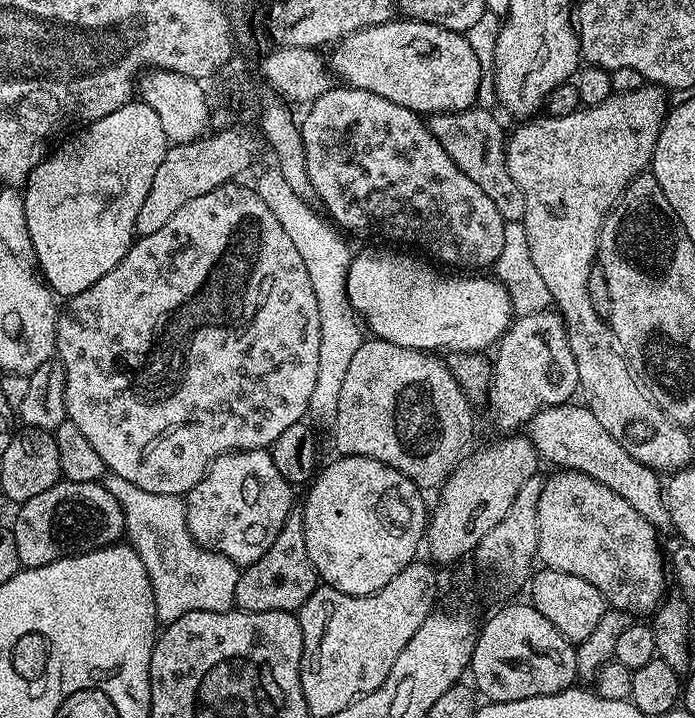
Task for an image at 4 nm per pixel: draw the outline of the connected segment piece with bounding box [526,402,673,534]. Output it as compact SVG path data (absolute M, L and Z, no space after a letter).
M569 402L543 408L528 421L526 435L543 459L545 456L550 463L556 464L552 466L560 470L585 472L590 478L610 486L614 494L626 498L626 502L630 502L630 506L634 506L634 510L638 510L638 514L642 514L642 518L646 518L646 522L650 522L657 533L673 531L666 484L661 473L626 454L626 450L622 450L622 446L610 438L602 422L598 422L598 418L594 418L594 414L583 403Z

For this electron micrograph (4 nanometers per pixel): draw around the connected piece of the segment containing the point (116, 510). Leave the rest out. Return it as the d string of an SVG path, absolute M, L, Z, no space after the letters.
M61 479L60 483L50 486L42 494L30 498L19 505L16 524L11 525L14 542L18 542L18 558L24 568L46 566L64 556L71 556L81 550L95 550L104 548L108 544L115 544L125 535L124 510L118 498L106 490L100 482L70 482Z

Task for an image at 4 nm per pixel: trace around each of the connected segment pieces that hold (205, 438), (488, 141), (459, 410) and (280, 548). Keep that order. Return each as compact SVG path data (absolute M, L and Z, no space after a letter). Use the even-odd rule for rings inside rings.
M244 182L223 184L214 190L210 190L210 194L202 194L202 198L194 198L190 202L186 202L182 206L182 210L178 210L178 214L174 214L174 218L170 218L170 222L166 222L166 226L161 226L155 234L139 237L133 243L132 249L126 254L126 258L122 258L122 262L118 262L118 266L114 266L114 270L110 270L110 274L98 278L98 282L94 282L94 286L82 290L82 294L71 297L65 303L68 305L65 308L63 305L59 309L56 318L56 356L66 374L64 401L68 411L67 419L72 420L74 426L78 426L78 430L82 430L82 434L86 434L90 446L94 446L94 450L98 450L105 469L111 475L126 478L126 482L134 482L134 486L138 486L142 490L150 490L152 494L170 494L171 496L183 497L199 480L203 480L204 475L208 472L208 467L219 456L226 456L229 452L246 452L250 448L271 449L272 444L278 438L278 434L282 434L282 430L301 423L308 416L310 394L314 394L314 386L318 382L320 323L318 322L318 298L314 298L314 289L310 287L310 274L306 274L306 265L302 263L302 254L298 254L294 242L290 242L290 234L286 234L286 230L282 230L282 222L278 222L278 218L274 218L274 214L270 214L270 206L266 206L266 202L262 202L259 194L249 185L247 188L246 185L240 183Z
M473 106L461 112L437 112L427 121L428 129L438 138L442 150L454 158L454 166L476 183L486 193L486 198L494 202L498 214L506 222L523 221L526 214L526 198L522 190L518 190L518 182L510 178L510 170L506 166L506 131L492 117L489 109Z
M368 338L362 346L358 346L358 351L354 354L354 359L350 361L350 366L346 369L346 378L342 381L342 394L338 394L338 418L334 418L330 429L332 440L336 443L337 453L340 456L361 456L362 458L374 458L410 478L419 486L421 490L439 489L440 485L447 480L448 475L456 469L469 447L468 439L472 436L472 408L473 401L468 399L464 391L460 389L460 383L454 378L454 374L448 368L443 359L435 360L435 355L429 354L418 348L407 348L398 346L394 342L386 342L379 338Z
M294 510L286 518L278 538L258 558L258 562L247 565L238 578L235 607L241 612L291 612L295 613L310 598L318 586L318 577L306 550L304 513Z

